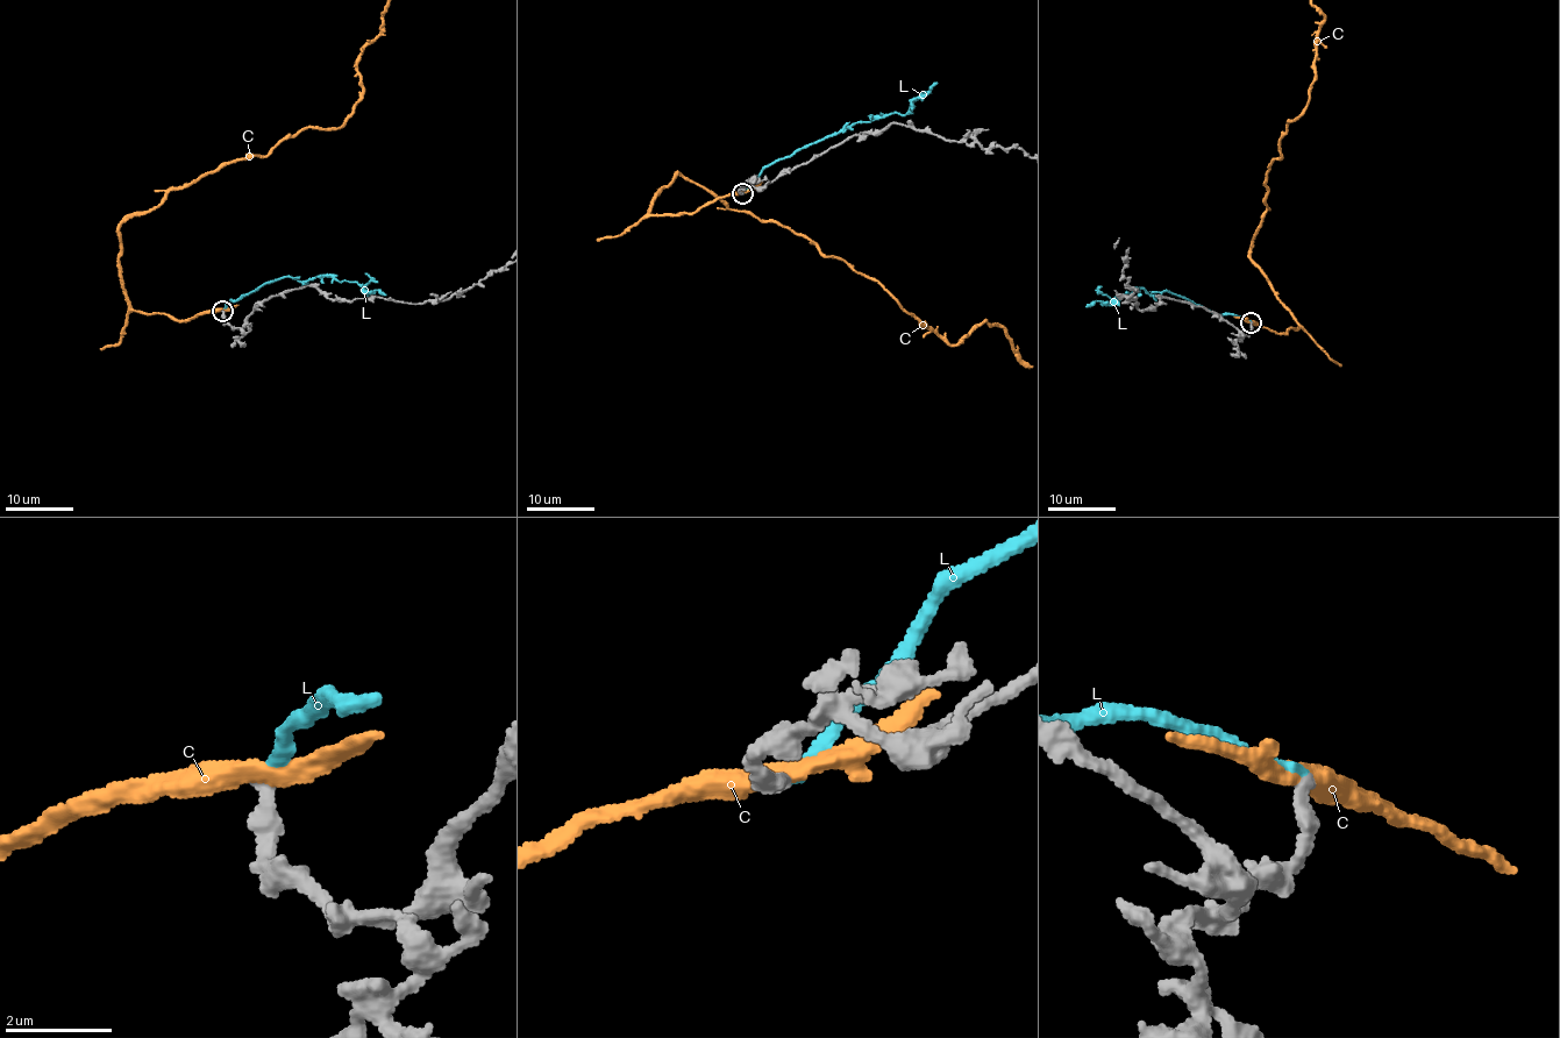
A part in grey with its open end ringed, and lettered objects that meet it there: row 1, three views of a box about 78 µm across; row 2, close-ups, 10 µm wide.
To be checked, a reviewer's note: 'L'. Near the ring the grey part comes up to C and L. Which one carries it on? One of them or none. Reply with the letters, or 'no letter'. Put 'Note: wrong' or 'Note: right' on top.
Note: right
L

